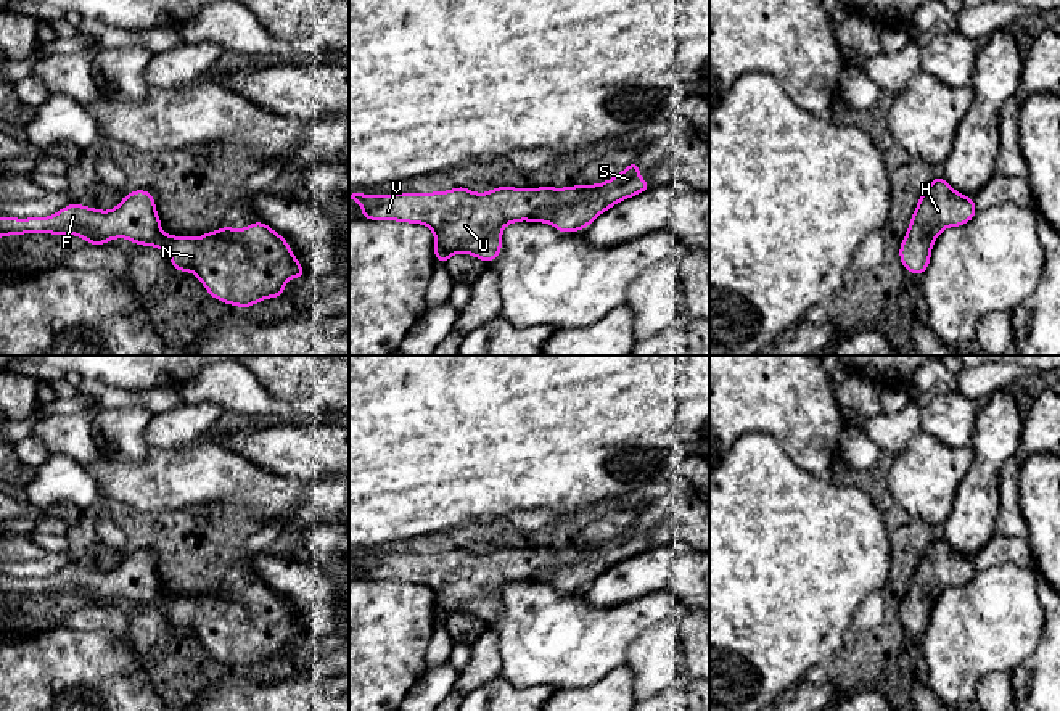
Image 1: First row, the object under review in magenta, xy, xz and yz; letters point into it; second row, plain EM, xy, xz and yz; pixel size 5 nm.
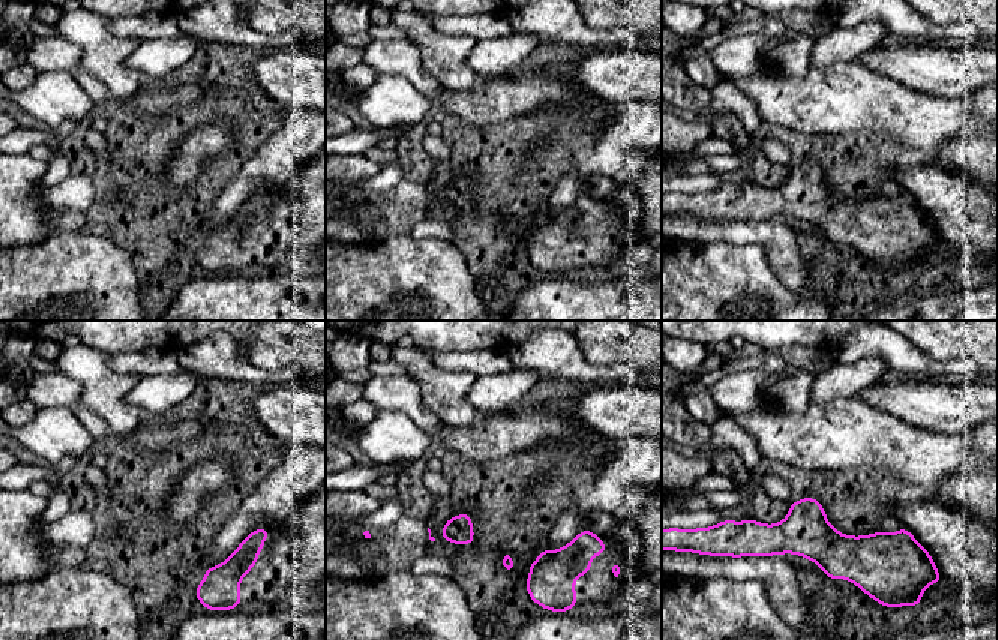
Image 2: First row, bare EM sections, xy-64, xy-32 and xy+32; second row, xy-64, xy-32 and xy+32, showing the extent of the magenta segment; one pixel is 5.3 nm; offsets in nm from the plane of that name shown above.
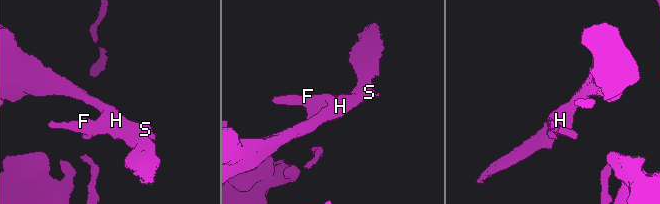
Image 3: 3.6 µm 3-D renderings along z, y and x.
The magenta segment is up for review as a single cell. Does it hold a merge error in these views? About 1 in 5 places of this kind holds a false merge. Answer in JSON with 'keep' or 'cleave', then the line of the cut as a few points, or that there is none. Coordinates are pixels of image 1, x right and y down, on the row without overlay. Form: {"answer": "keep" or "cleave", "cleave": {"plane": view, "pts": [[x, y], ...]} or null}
{"answer": "keep", "cleave": null}

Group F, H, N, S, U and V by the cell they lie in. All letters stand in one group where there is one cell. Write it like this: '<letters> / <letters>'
F H N S U V

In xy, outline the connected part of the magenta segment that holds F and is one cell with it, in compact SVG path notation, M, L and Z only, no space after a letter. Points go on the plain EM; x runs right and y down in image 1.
M135 550L111 571L71 563L45 579L0 577L0 598L47 592L77 595L88 605L127 598L135 605L161 608L175 631L195 634L212 658L236 668L280 658L290 639L304 639L288 602L264 582L238 590L224 586L201 598L174 597L161 592L154 565L148 550Z

